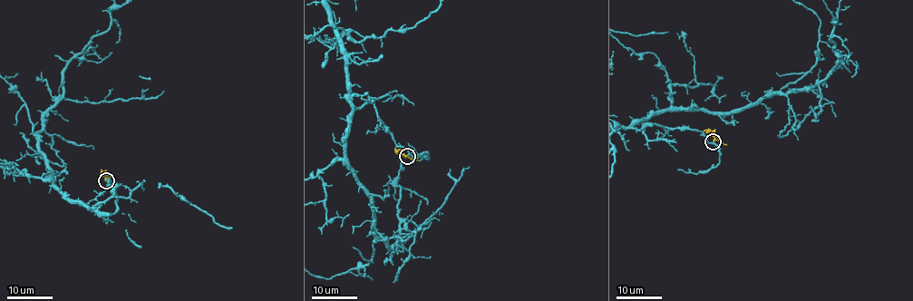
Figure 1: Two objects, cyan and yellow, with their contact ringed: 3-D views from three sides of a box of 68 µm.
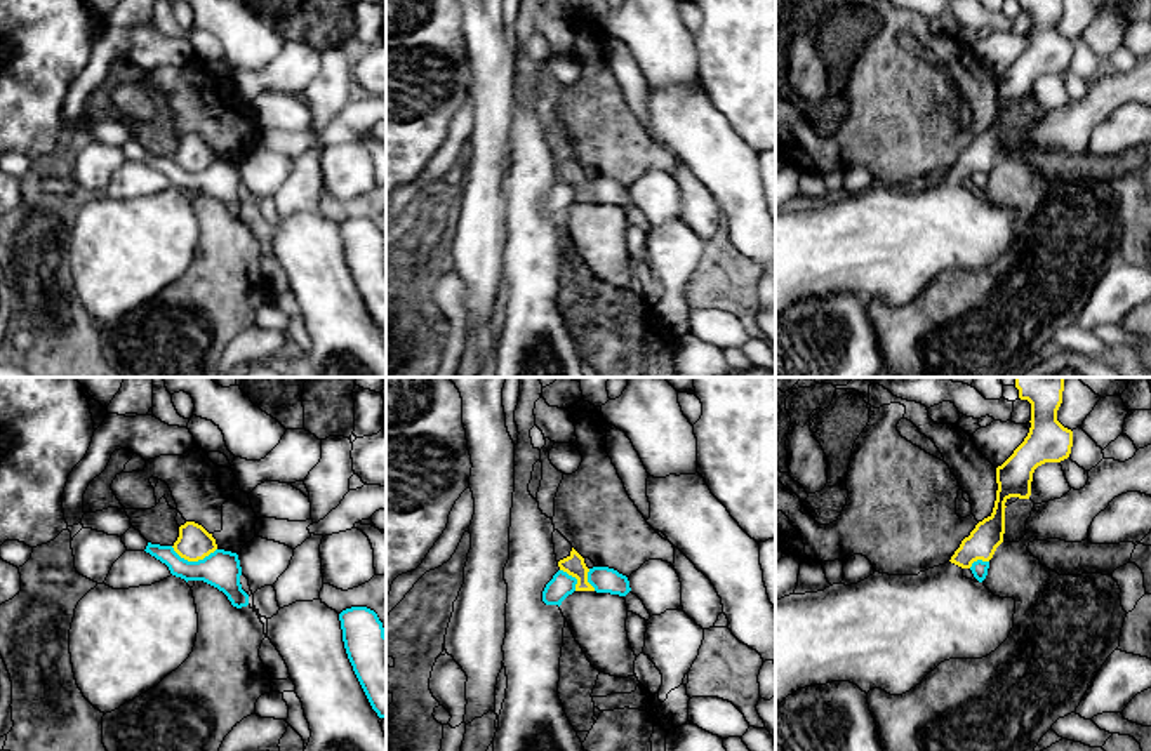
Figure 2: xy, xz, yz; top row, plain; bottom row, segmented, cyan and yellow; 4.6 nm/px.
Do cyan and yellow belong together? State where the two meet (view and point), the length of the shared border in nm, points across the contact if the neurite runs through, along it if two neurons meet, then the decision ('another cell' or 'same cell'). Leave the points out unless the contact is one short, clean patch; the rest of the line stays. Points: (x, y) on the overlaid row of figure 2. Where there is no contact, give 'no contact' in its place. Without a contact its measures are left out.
xy (193, 562) | 220 nm | along xy (171, 546), (188, 560), (202, 560), (216, 550) | another cell

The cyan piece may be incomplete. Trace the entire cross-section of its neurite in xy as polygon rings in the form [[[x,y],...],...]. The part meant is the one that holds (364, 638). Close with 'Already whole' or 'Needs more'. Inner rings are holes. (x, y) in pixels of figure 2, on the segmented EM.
[[[351,607],[339,614],[353,671],[379,718],[386,718],[386,635],[377,614]]]. Already whole

